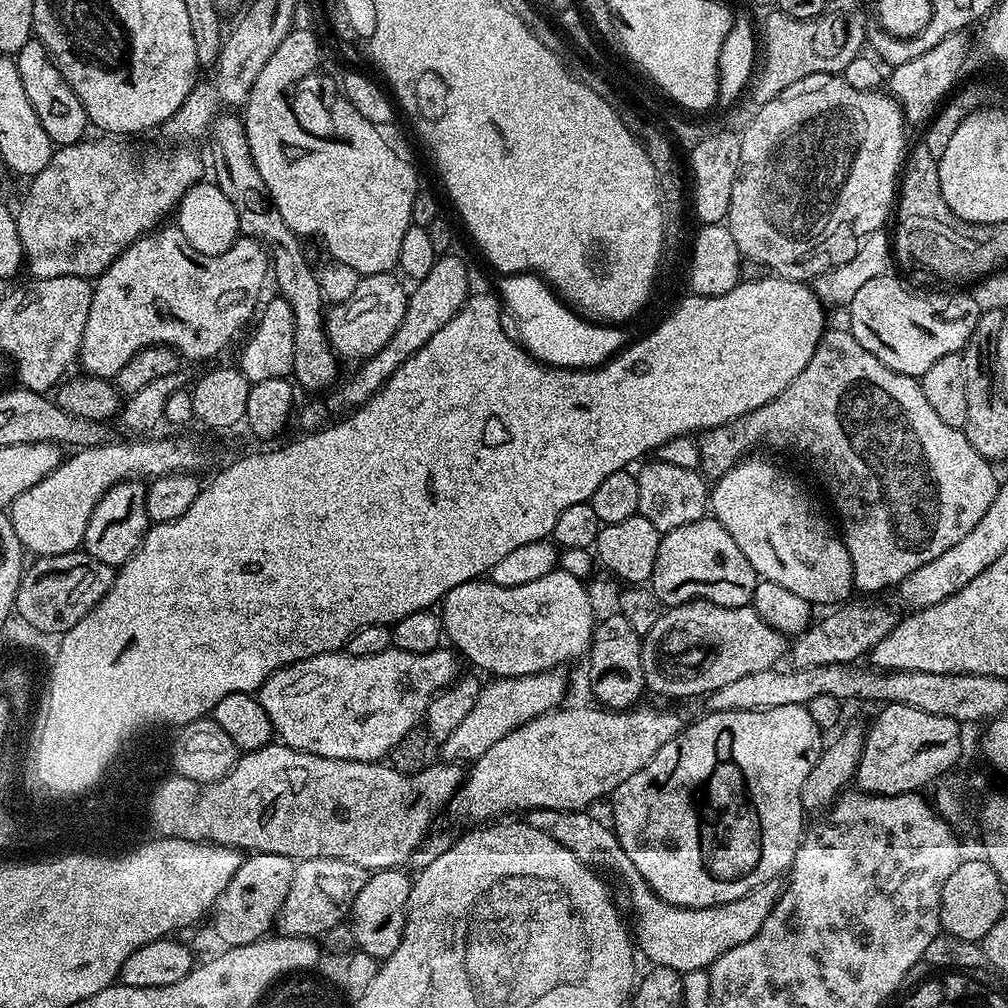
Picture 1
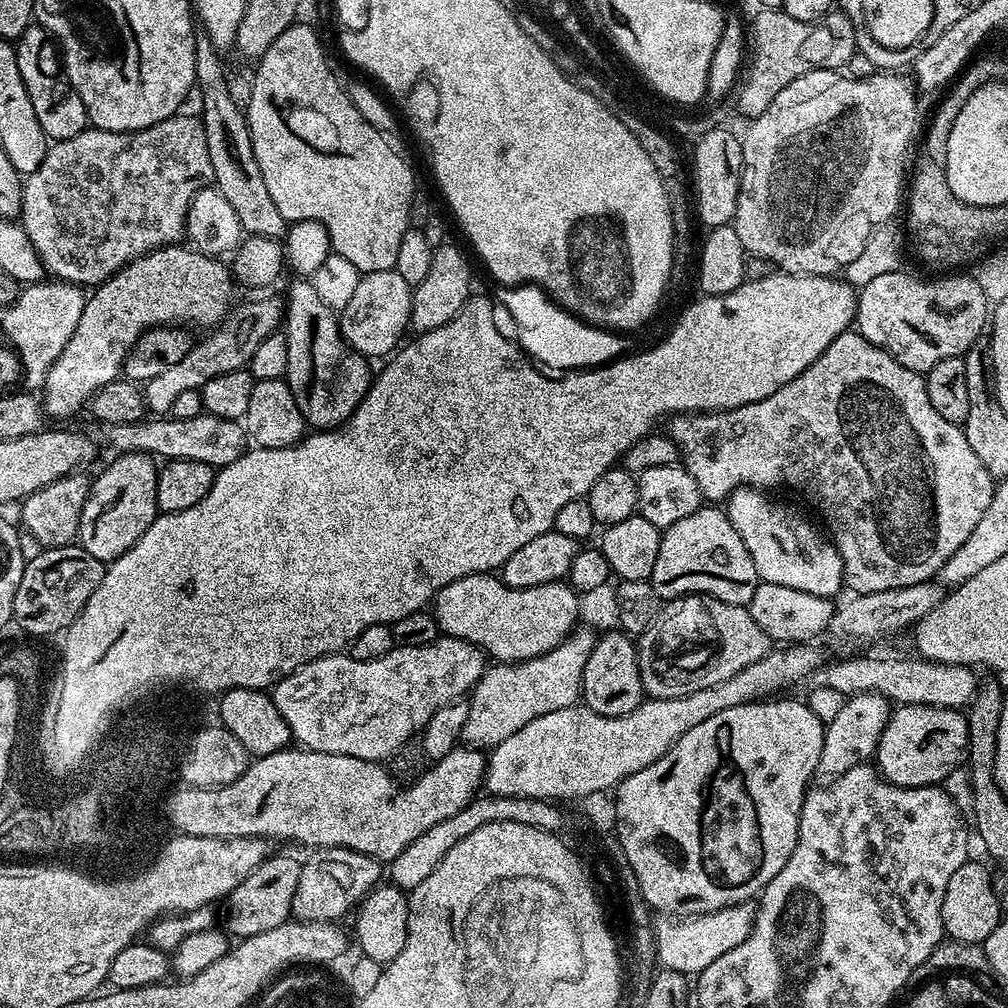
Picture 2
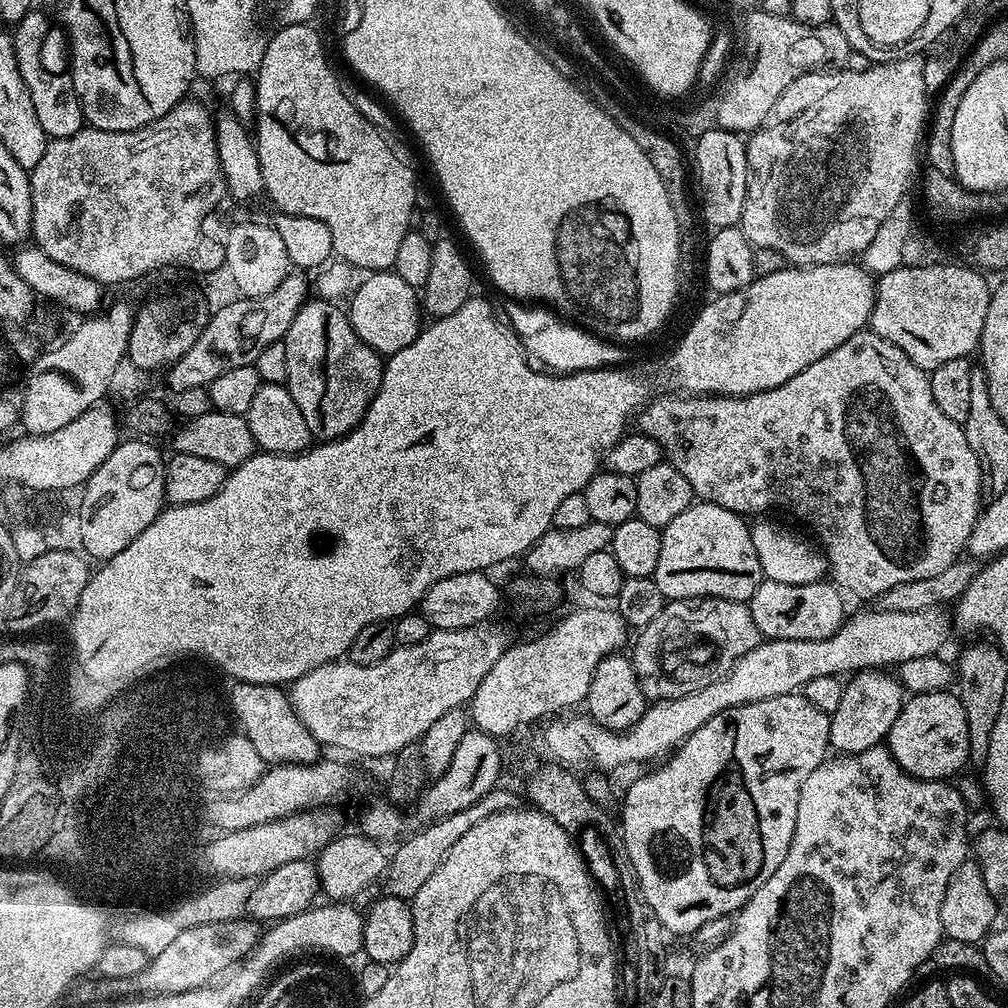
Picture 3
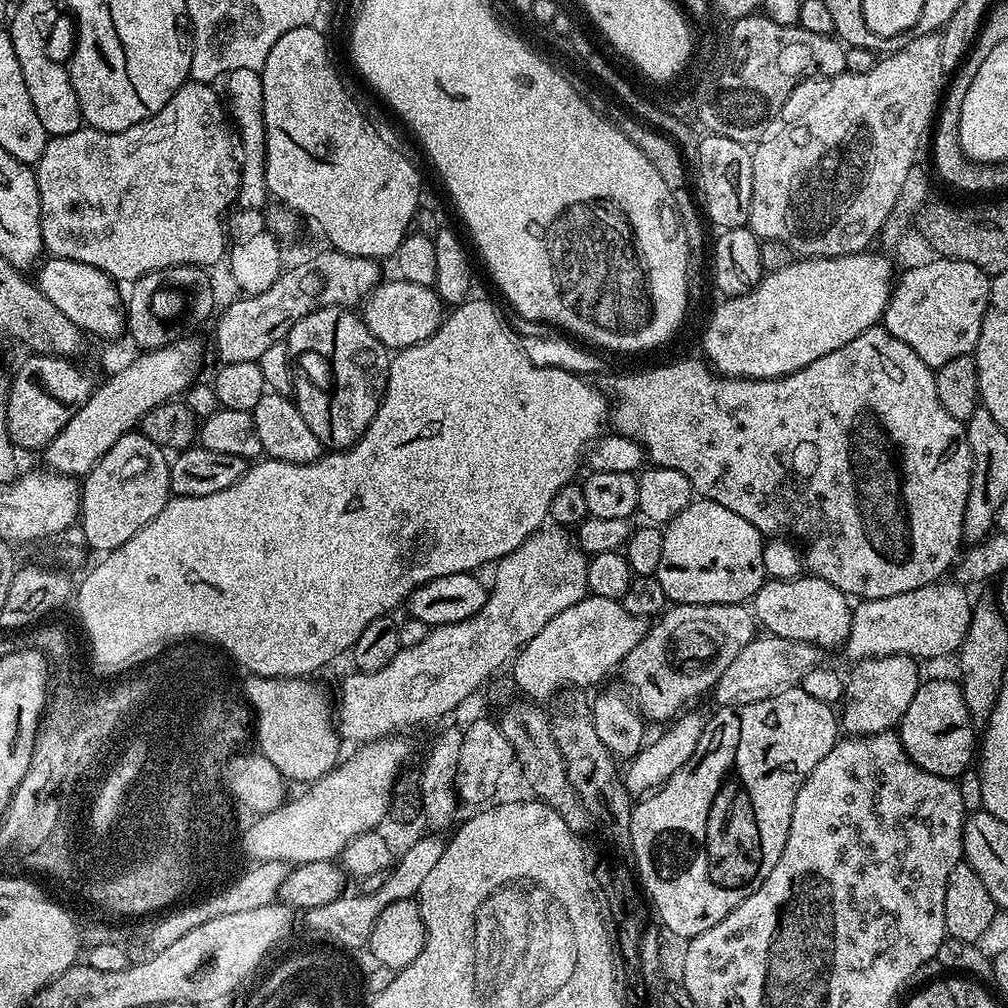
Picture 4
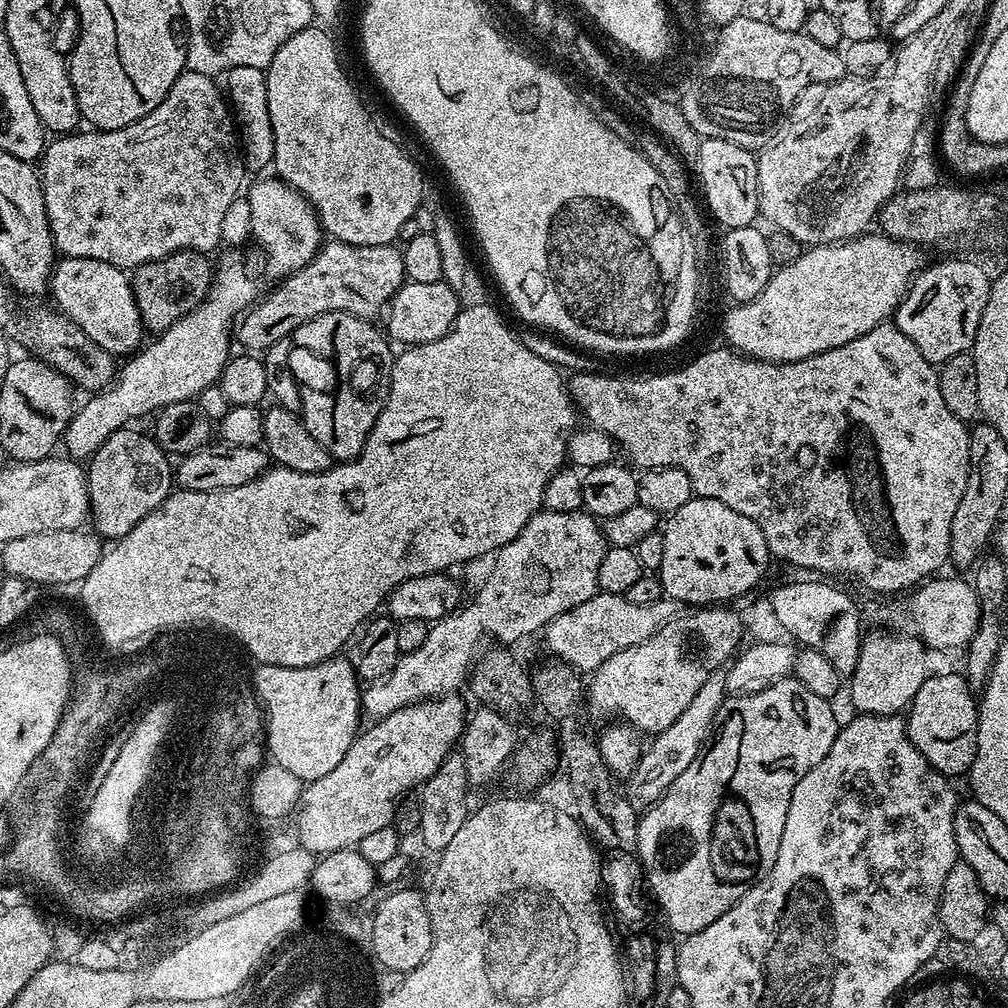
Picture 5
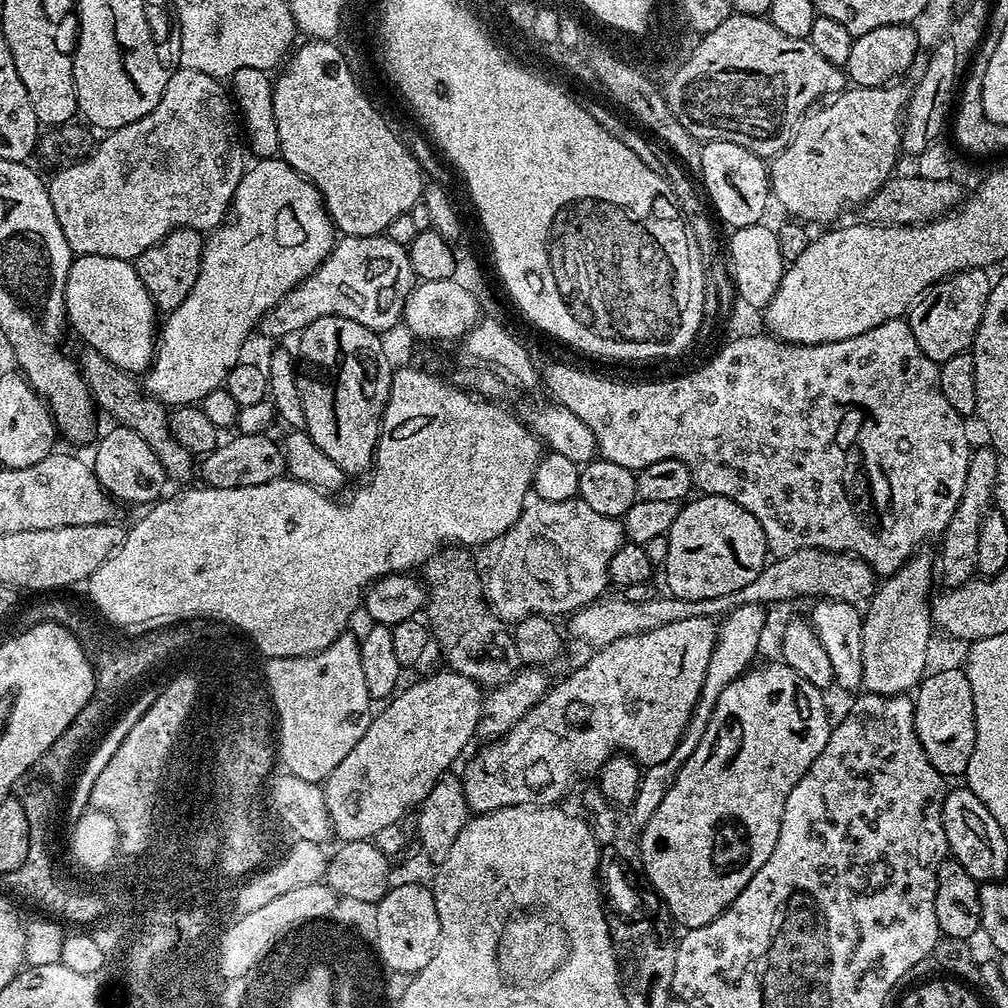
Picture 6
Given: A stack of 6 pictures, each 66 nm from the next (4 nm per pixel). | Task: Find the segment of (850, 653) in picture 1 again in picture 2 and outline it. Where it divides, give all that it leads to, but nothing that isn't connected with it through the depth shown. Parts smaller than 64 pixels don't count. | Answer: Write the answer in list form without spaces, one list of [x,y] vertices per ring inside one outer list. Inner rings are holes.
[[[935,579],[918,582],[914,586],[902,586],[894,590],[861,592],[853,595],[844,605],[837,607],[828,623],[826,639],[832,648],[852,648],[879,632],[898,632],[902,628],[911,629],[919,620],[926,618],[938,602],[946,595],[945,585]]]

